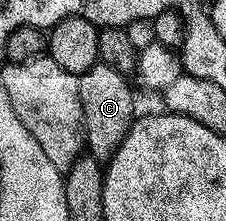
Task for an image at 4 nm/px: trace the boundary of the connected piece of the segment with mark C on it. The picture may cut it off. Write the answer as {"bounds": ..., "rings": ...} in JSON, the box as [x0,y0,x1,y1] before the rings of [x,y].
{"bounds":[78,62,136,163],"rings":[[[99,62],[83,75],[78,76],[80,85],[80,105],[82,106],[82,124],[86,130],[85,150],[98,163],[109,163],[124,137],[130,132],[136,118],[134,112],[134,95],[130,92],[131,80],[127,76]]]}

